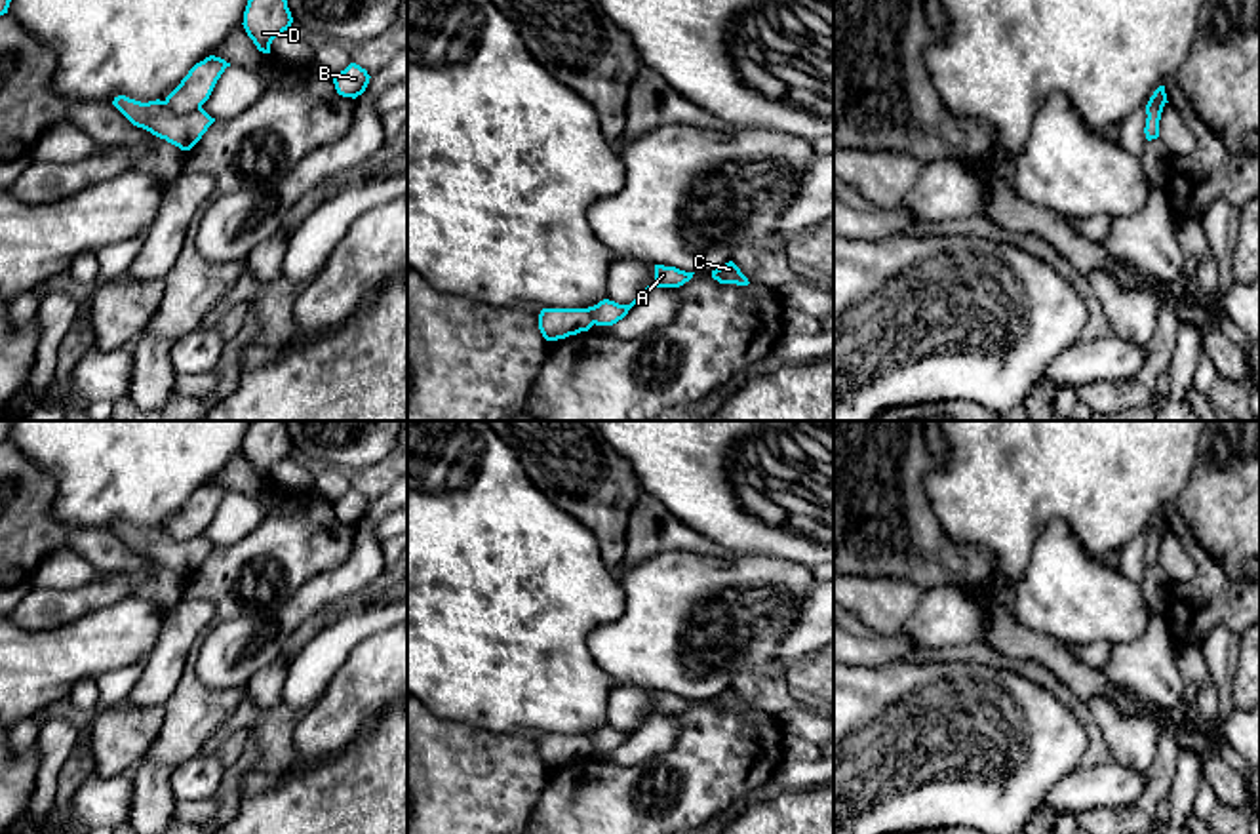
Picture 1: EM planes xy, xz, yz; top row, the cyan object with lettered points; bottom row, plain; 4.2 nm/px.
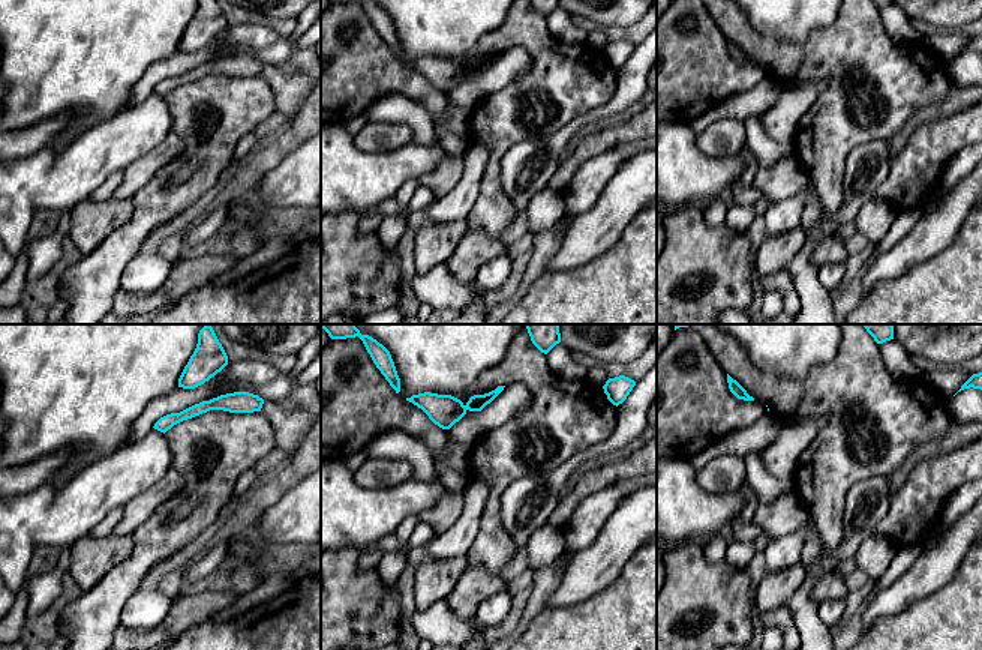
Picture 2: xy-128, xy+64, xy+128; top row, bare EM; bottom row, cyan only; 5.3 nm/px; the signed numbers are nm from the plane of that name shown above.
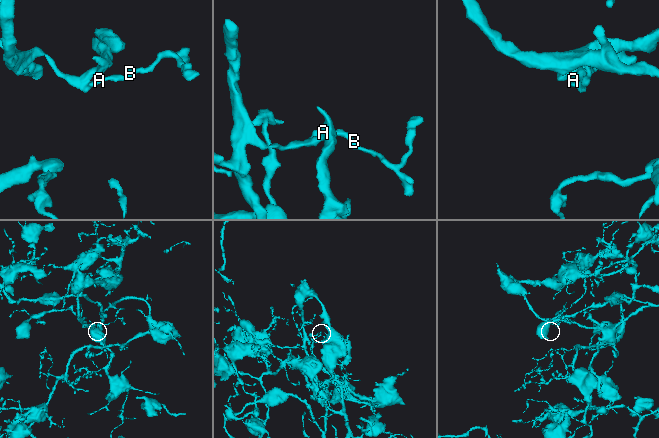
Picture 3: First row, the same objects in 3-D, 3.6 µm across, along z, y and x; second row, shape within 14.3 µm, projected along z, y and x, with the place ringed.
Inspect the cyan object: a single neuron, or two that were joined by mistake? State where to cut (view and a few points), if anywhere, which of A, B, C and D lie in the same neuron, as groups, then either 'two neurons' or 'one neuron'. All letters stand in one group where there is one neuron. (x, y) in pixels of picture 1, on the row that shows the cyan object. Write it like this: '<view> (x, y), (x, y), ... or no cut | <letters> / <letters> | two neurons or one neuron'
no cut | A B C D | one neuron

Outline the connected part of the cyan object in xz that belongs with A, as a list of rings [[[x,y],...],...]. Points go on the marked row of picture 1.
[[[655,265],[655,282],[647,286],[630,305],[619,305],[603,299],[588,308],[542,308],[539,314],[539,329],[546,341],[565,339],[596,326],[613,326],[622,320],[628,310],[651,288],[679,288],[693,278],[695,272],[685,272],[676,267]]]

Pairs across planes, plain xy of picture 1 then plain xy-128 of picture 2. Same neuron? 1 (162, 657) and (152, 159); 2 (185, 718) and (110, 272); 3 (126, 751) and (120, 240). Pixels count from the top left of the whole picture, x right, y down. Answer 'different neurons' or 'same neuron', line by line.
1: same neuron
2: same neuron
3: different neurons

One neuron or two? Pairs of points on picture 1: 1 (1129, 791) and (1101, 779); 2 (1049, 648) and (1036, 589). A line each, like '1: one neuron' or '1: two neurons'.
1: one neuron
2: two neurons

